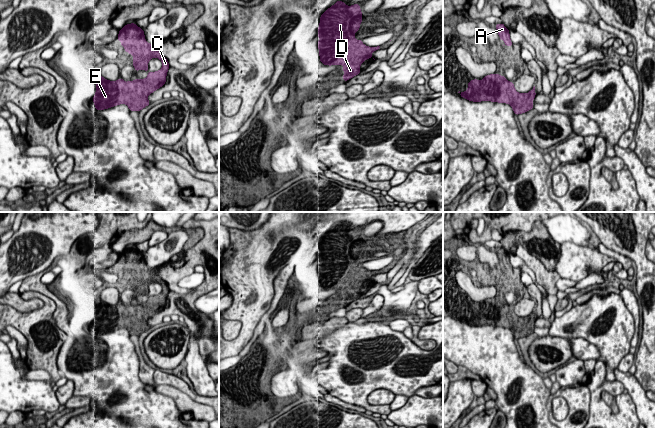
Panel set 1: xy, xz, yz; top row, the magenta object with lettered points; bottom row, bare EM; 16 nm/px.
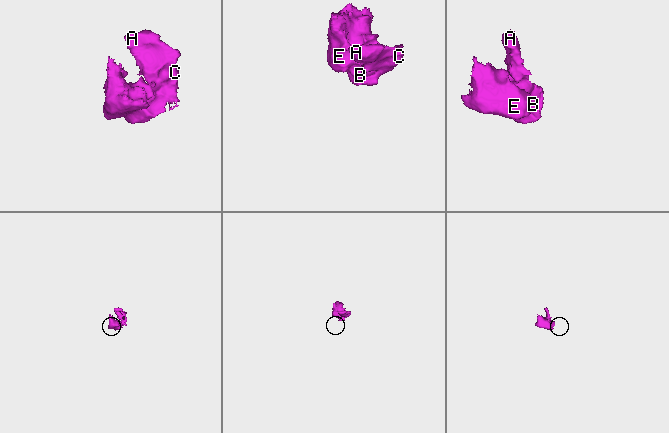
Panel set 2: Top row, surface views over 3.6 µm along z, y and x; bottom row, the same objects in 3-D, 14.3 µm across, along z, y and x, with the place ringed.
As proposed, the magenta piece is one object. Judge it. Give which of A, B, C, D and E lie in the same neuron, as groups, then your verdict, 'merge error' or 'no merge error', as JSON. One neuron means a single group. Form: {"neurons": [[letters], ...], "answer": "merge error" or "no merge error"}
{"neurons": [["A", "B", "C", "D", "E"]], "answer": "no merge error"}

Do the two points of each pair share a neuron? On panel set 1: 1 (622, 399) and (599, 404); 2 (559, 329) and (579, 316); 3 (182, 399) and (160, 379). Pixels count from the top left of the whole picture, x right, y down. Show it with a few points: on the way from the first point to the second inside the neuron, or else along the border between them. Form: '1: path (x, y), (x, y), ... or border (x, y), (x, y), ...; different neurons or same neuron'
1: path (622, 407), (616, 416), (611, 416), (607, 412); same neuron
2: path (564, 325), (574, 321); same neuron
3: border (154, 387), (169, 385), (178, 388), (187, 395); different neurons

